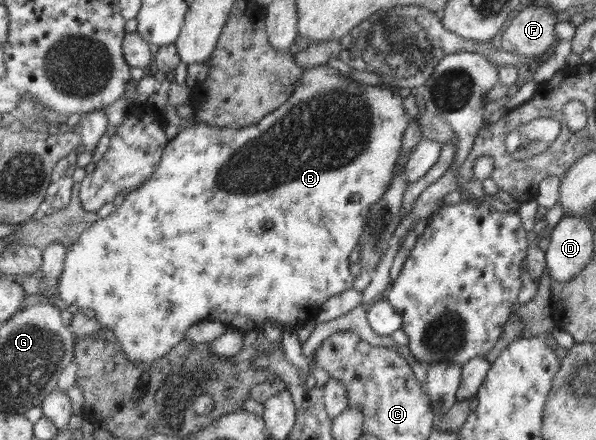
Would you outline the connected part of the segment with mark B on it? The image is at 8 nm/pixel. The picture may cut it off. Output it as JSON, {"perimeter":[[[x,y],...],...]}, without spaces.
{"perimeter":[[[328,64],[316,65],[307,69],[303,69],[302,78],[296,86],[296,90],[292,92],[290,98],[281,104],[276,110],[273,110],[269,115],[260,119],[258,124],[254,126],[245,126],[244,128],[235,129],[233,126],[228,127],[215,127],[208,123],[188,123],[186,127],[180,128],[177,136],[167,142],[164,147],[158,168],[154,171],[154,174],[140,185],[136,190],[128,192],[124,197],[124,202],[120,206],[116,206],[116,211],[105,217],[104,219],[98,218],[97,223],[92,224],[80,238],[68,247],[67,255],[65,256],[64,268],[62,274],[57,280],[57,293],[61,300],[62,305],[72,308],[73,310],[82,311],[90,308],[94,310],[95,317],[100,325],[108,328],[112,336],[119,342],[124,354],[127,356],[127,360],[132,362],[143,362],[144,364],[152,363],[154,360],[158,360],[165,354],[168,354],[182,339],[185,338],[186,331],[193,324],[211,324],[226,326],[227,328],[234,328],[245,332],[247,330],[255,330],[266,321],[274,321],[278,323],[282,330],[296,331],[301,326],[304,326],[308,321],[315,321],[315,314],[320,310],[320,306],[324,304],[324,301],[329,296],[340,294],[345,290],[353,288],[352,272],[350,272],[350,264],[348,256],[355,246],[358,246],[360,242],[360,236],[362,236],[364,229],[364,223],[368,219],[368,213],[370,207],[376,204],[376,201],[380,200],[384,193],[388,190],[388,187],[393,181],[393,172],[395,172],[395,164],[399,158],[401,158],[401,144],[408,125],[411,121],[410,117],[404,110],[402,105],[402,98],[398,93],[398,88],[391,87],[382,88],[382,86],[369,86],[368,84],[360,84],[355,81],[351,76],[343,75],[340,71],[337,71],[333,67],[329,67]]]}

